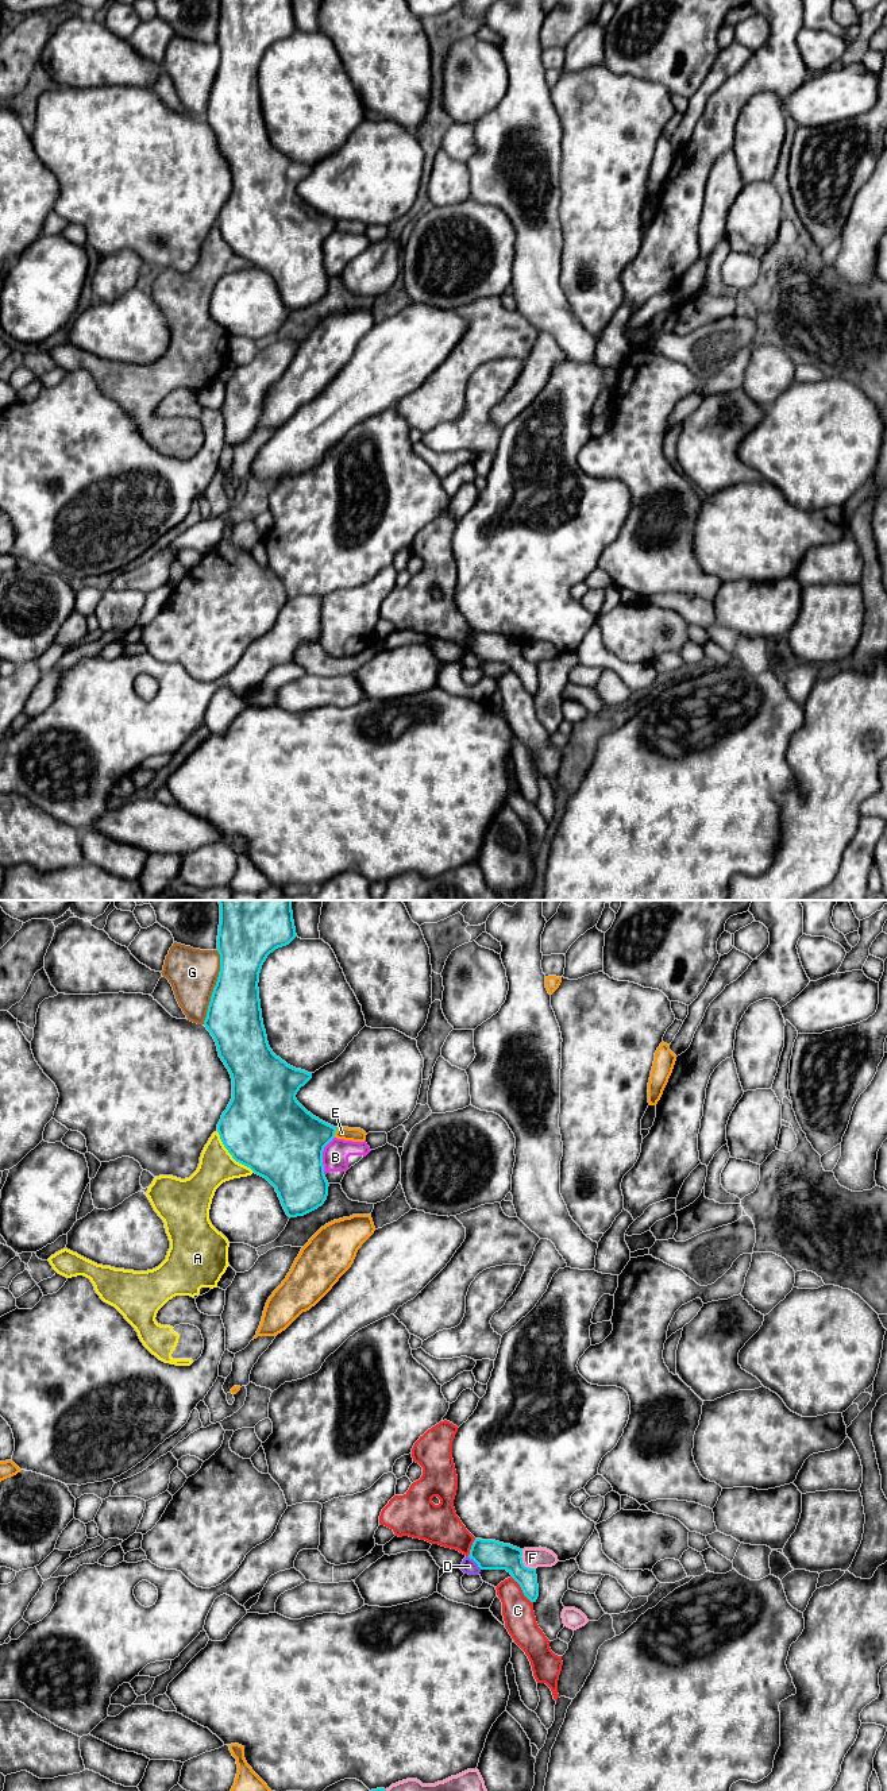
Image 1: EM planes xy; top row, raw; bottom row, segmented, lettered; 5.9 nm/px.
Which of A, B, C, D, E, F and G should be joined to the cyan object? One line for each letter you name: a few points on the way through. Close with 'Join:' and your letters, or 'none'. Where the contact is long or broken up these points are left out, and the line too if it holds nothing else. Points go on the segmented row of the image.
Join: none

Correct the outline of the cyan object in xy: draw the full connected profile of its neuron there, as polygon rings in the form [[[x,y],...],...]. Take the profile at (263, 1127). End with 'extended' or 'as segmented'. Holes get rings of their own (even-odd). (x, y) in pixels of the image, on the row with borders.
[[[219,900],[220,925],[217,952],[220,972],[213,988],[204,1026],[213,1037],[219,1057],[232,1078],[232,1099],[217,1124],[217,1132],[232,1158],[266,1178],[278,1193],[289,1217],[304,1216],[324,1204],[328,1181],[324,1174],[323,1151],[335,1138],[333,1127],[308,1112],[296,1099],[312,1073],[296,1069],[277,1057],[269,1046],[259,1000],[259,973],[267,956],[289,945],[296,937],[292,900]]] | as segmented

